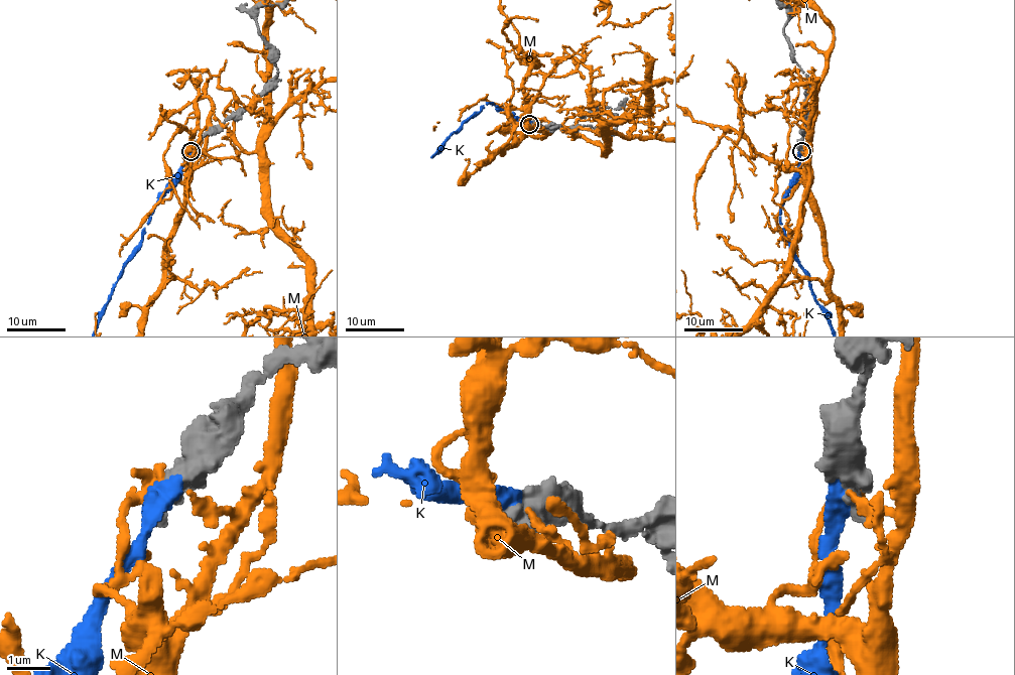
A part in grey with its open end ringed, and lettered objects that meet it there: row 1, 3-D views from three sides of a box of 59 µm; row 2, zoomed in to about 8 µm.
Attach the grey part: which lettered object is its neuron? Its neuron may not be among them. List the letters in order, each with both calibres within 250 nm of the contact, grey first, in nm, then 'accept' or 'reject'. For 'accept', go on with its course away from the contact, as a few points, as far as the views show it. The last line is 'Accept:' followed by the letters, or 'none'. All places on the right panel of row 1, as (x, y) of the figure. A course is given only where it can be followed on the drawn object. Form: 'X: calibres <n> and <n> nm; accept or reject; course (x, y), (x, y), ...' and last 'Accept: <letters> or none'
K: calibres 650 and 480 nm; accept
M: calibres 650 and 260 nm; reject
Accept: K

